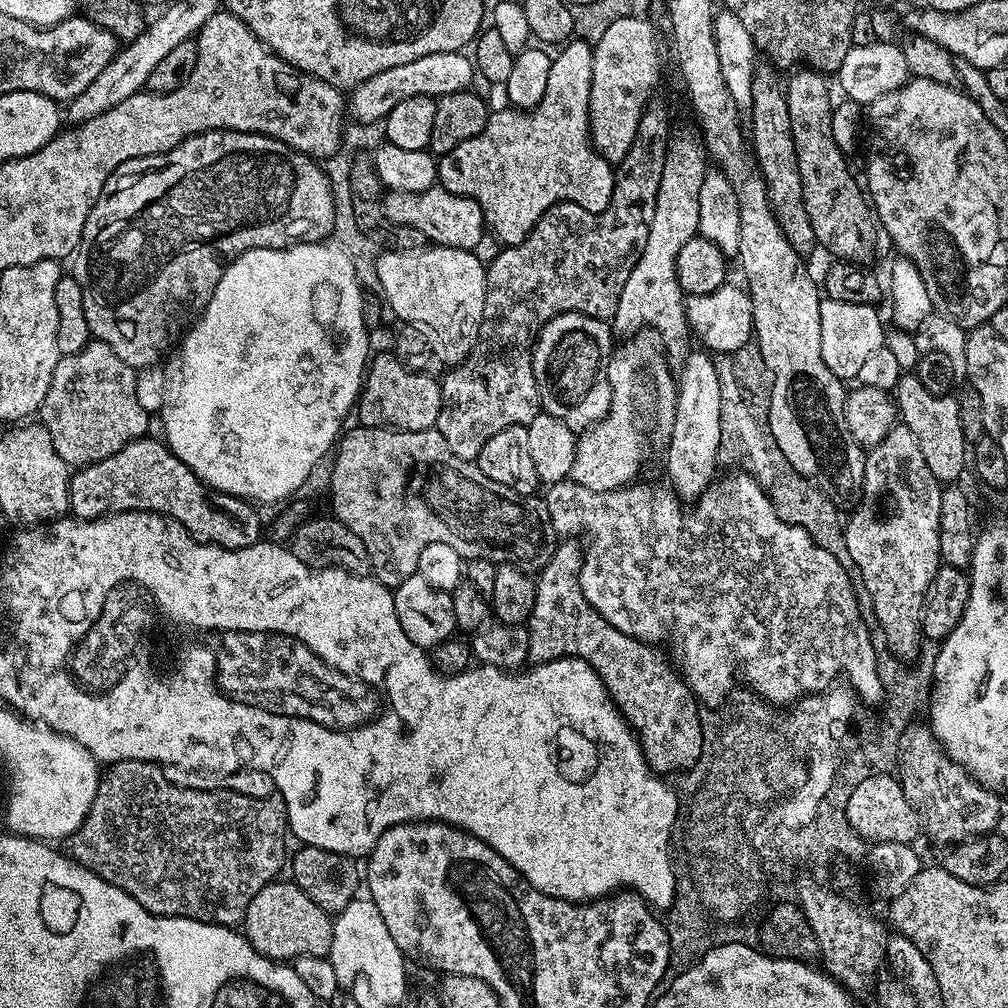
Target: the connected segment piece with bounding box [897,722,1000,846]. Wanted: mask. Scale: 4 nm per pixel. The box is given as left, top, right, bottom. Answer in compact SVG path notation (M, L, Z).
M908 723L898 740L898 779L906 798L920 815L923 831L941 846L995 833L1000 827L1000 800L993 789L979 784L966 769L944 753L927 723Z

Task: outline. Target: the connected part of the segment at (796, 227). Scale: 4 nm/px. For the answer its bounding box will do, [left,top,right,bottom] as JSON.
[750,63,817,254]

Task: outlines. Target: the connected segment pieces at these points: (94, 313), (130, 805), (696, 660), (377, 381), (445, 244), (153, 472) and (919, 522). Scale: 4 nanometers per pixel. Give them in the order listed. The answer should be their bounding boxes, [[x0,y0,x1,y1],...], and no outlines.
[[74,132,336,370],[66,760,289,925],[546,470,885,706],[358,351,441,432],[383,186,486,250],[68,434,261,548],[843,422,942,662]]

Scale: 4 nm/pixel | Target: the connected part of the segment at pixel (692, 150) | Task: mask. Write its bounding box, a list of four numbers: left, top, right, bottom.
[610,132,710,362]

